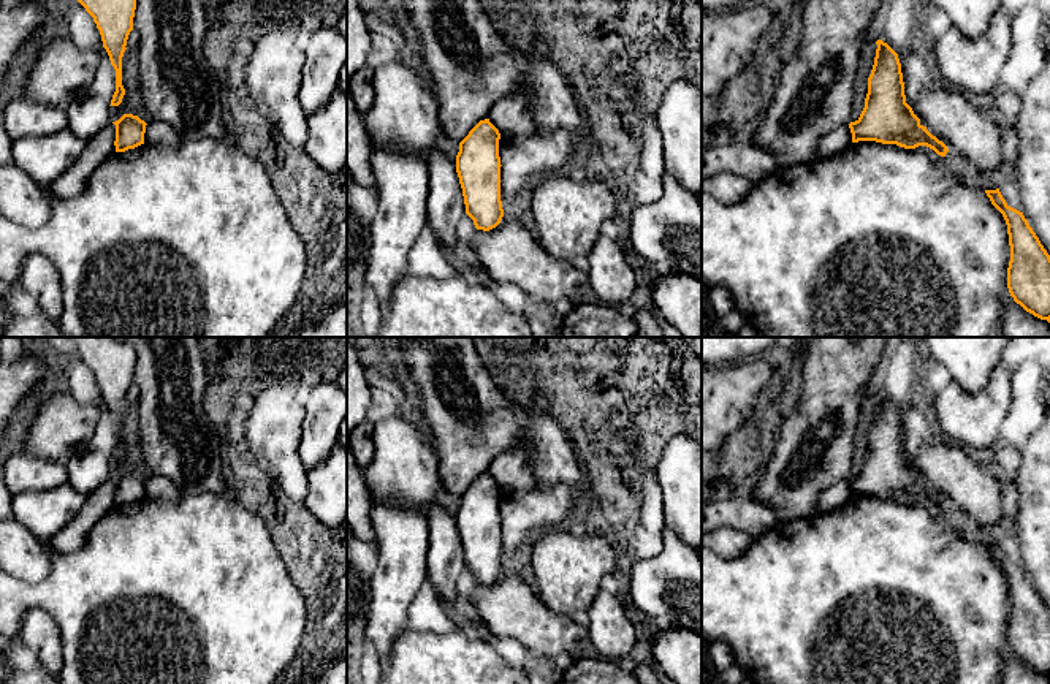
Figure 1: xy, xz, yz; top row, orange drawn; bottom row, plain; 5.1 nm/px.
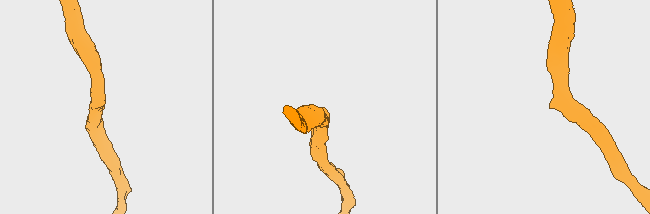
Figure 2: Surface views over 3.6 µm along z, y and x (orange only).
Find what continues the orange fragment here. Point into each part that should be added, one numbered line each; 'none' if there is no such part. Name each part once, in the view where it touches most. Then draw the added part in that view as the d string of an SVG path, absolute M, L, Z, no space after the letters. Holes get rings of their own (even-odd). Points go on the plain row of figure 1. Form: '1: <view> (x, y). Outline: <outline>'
none

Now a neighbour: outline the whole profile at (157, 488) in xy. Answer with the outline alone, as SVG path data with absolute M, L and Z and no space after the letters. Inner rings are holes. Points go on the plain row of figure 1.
M150 475L146 480L144 497L177 504L182 497L179 489L165 477Z

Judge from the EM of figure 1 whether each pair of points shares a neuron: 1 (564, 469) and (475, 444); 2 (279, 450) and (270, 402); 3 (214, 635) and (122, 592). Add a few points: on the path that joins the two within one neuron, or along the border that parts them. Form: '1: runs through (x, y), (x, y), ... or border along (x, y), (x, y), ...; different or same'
1: runs through (542, 447), (529, 434), (498, 434); same
2: runs through (274, 439), (274, 414); same
3: runs through (192, 618), (173, 618), (144, 610); same

